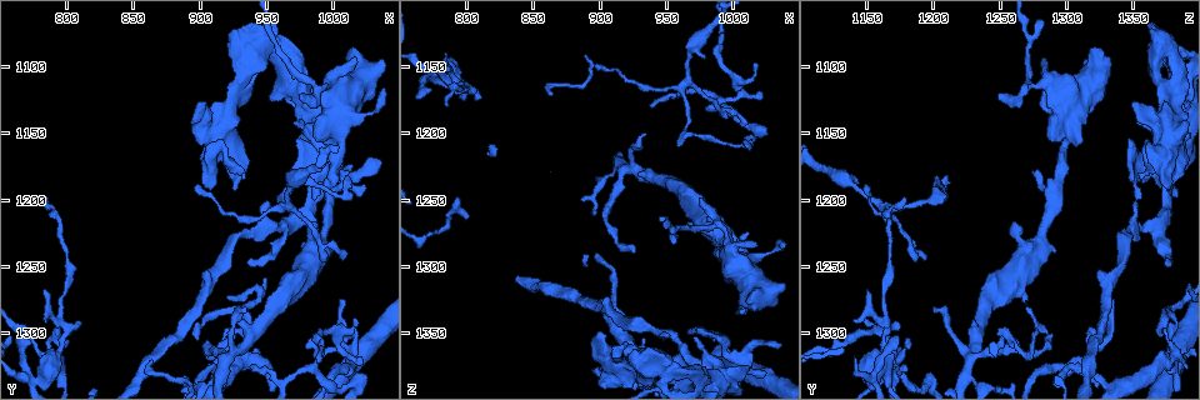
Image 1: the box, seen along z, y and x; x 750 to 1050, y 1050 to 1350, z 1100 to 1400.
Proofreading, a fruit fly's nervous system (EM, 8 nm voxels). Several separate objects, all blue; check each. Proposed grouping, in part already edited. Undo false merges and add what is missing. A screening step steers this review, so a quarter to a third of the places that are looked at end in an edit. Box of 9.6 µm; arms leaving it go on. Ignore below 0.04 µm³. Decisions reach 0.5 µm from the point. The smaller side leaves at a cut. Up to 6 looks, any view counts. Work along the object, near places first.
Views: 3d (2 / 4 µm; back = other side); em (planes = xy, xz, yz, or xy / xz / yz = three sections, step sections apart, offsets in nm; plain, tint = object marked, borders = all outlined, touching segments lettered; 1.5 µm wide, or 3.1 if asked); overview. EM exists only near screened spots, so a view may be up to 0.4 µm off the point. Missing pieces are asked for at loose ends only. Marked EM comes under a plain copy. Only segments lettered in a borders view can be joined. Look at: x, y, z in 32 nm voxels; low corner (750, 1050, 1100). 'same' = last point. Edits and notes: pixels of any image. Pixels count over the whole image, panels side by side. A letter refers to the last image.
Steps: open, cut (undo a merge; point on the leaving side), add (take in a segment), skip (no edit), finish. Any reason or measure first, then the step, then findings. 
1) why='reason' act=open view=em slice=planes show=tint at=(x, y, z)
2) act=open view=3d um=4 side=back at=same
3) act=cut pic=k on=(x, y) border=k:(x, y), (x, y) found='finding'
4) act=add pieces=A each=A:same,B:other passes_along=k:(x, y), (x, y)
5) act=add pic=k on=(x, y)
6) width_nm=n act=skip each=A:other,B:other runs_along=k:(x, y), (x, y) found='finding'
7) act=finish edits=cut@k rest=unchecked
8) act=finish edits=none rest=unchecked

why='thick turns thin' act=open view=em slice=yz step=8 show=tint at=(930, 1320, 1372)

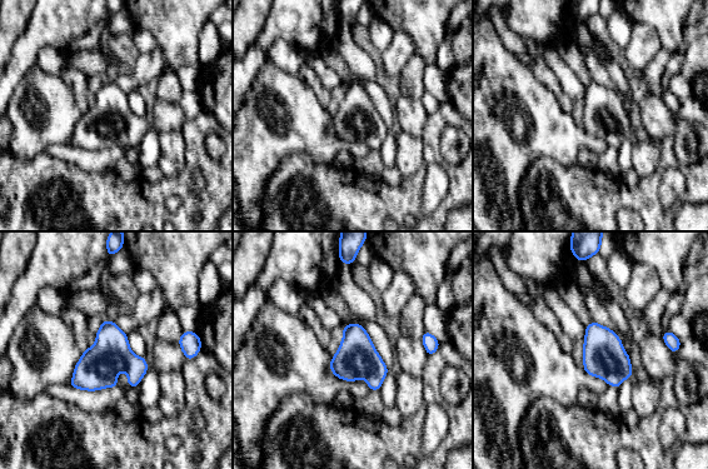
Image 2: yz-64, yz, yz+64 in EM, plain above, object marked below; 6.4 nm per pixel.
act=open view=em slice=planes show=borders at=same

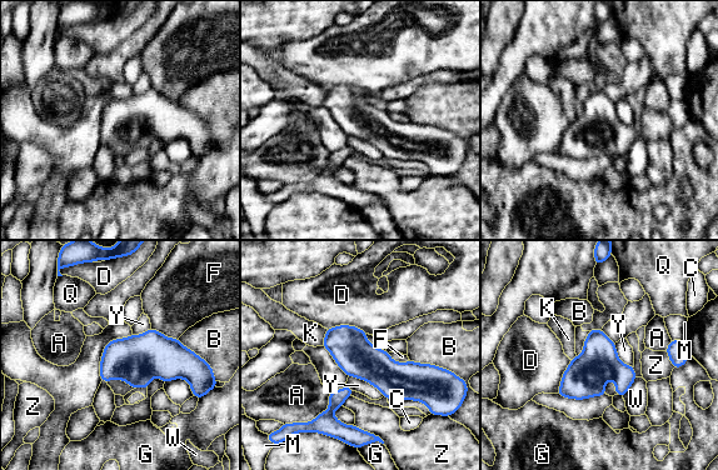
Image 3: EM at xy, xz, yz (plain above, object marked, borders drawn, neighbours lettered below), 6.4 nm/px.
act=skip each=A:other,B:other,C:other,D:other,F:other,G:other,K:other,M:other,Q:other,W:other,Y:other,Z:other border=3:(349, 375), (367, 380), (383, 395) found='one neuron here'

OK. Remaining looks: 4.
why='thin end' act=open view=em slice=planes show=borders at=(782, 1200, 1180)

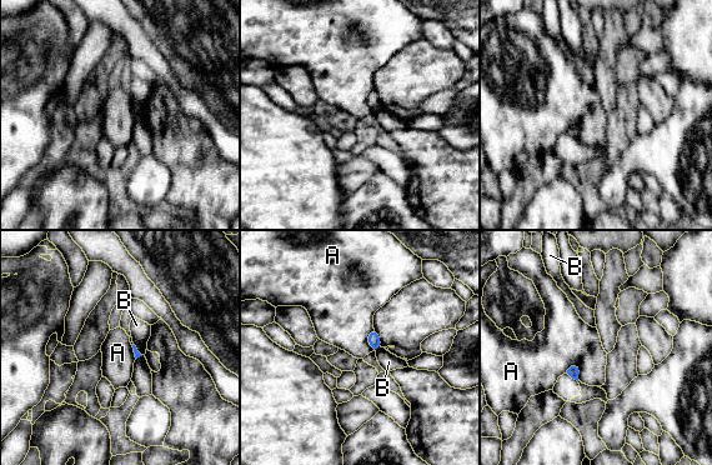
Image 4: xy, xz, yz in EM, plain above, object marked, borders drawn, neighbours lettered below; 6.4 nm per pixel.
act=skip each=A:other,B:other border=4:(580, 368), (571, 365), (563, 373) found='none of them fits'

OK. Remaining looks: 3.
why='sharp bend' act=open view=em slice=planes show=borders at=(956, 1084, 1380)

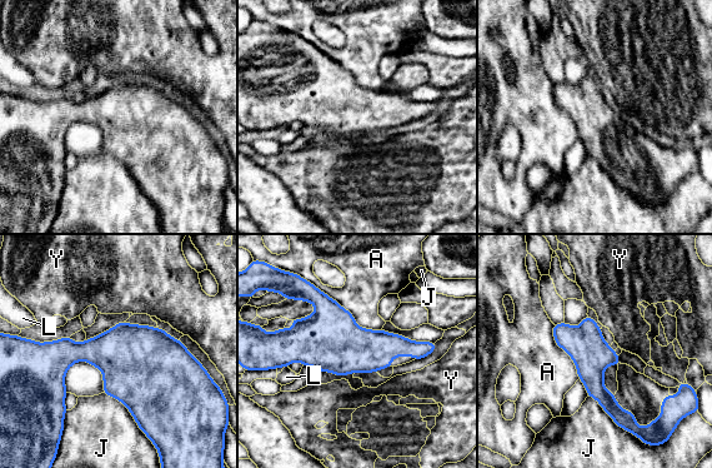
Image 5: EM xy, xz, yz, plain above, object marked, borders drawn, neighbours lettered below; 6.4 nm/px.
act=skip each=A:other,J:other,L:other,Y:other runs_along=5:(556, 327), (623, 424) found='continuous, no second neuron'

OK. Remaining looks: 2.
act=finish edits=none rest=unchecked

